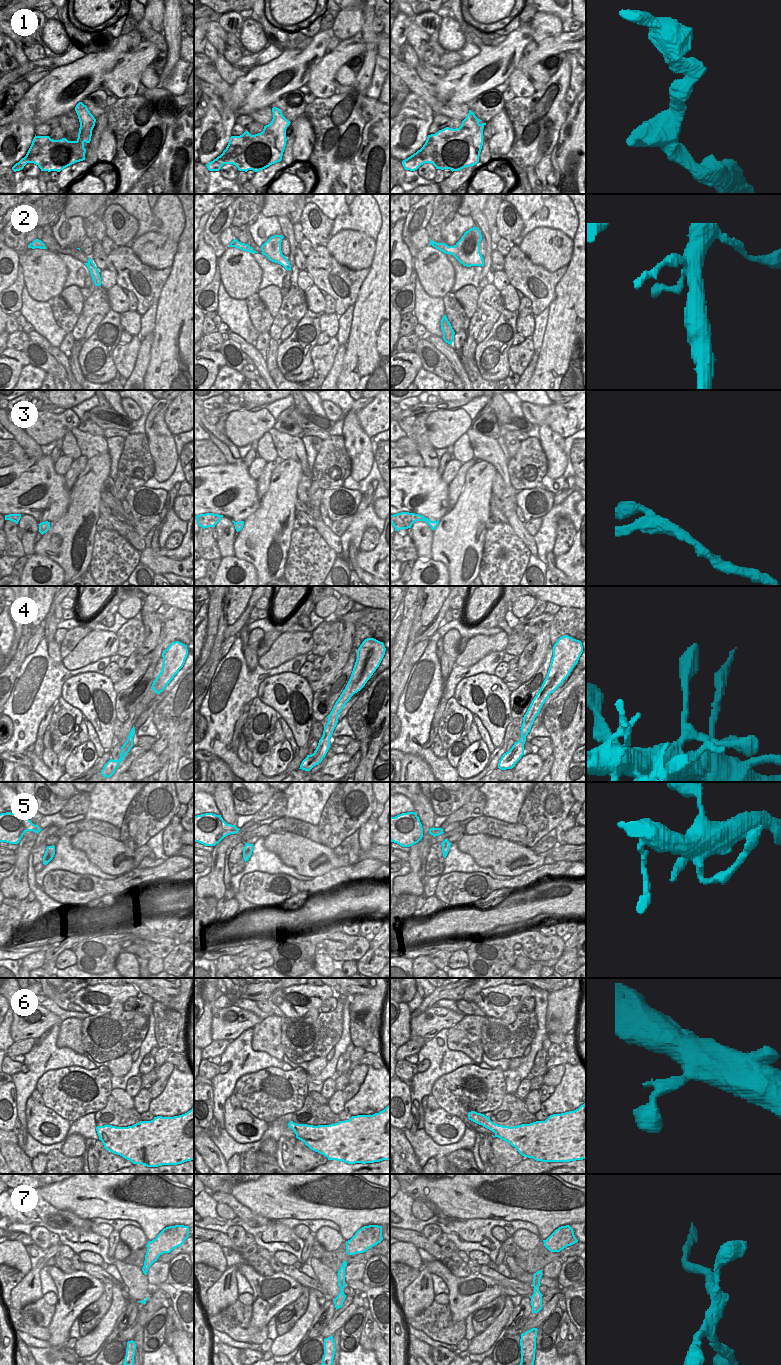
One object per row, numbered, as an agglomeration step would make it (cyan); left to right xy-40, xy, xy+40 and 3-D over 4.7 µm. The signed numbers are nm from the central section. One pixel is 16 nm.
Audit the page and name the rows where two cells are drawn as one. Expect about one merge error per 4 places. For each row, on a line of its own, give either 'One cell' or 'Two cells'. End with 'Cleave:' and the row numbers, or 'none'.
1: One cell
2: One cell
3: One cell
4: One cell
5: One cell
6: One cell
7: One cell
Cleave: none.

